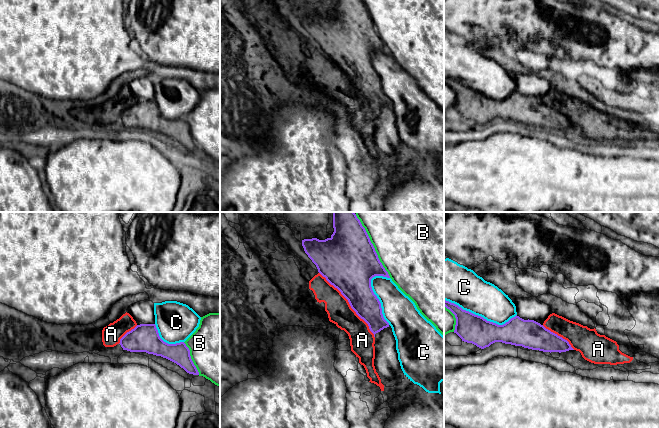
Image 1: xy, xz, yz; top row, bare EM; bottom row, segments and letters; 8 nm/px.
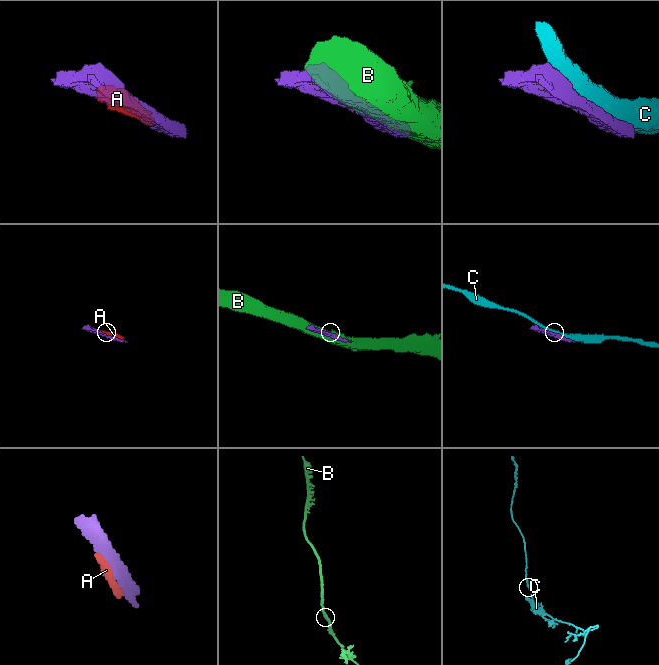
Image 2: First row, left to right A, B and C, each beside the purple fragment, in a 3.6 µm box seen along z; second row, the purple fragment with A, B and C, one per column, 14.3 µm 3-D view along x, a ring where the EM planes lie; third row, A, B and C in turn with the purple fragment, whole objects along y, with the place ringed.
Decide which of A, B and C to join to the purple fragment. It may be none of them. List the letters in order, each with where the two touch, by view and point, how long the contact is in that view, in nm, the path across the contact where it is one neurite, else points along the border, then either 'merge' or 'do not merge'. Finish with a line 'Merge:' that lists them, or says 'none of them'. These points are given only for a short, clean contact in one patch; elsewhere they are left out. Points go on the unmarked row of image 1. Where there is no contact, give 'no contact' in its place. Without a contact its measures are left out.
A: meets purple in xz at (349, 79); contact 700 nm long; do not merge
B: meets purple in xz at (375, 27); contact 500 nm long; do not merge
C: meets purple in yz at (480, 92); contact 600 nm long; do not merge
Merge: none of them

